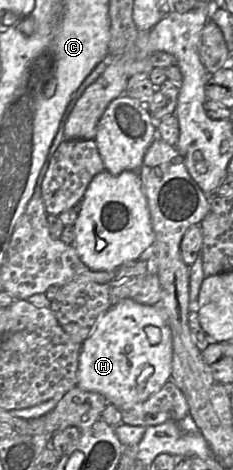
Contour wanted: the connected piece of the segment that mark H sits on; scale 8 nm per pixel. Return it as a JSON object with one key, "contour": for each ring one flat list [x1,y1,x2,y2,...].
{"contour":[[126,298,98,320,79,354,77,386,104,395,118,409,130,409,158,392,170,379,173,337,161,303,145,305]]}

